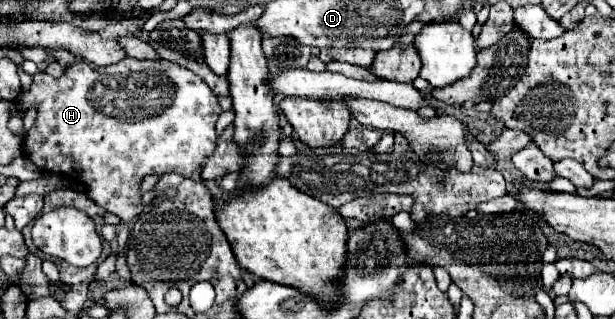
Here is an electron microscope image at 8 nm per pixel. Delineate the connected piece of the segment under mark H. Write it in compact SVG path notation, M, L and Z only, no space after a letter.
M123 58L111 66L91 66L89 62L75 62L65 68L61 78L45 72L33 76L31 90L19 94L21 108L37 108L37 120L27 132L23 144L25 156L43 172L67 174L87 186L87 196L107 212L117 214L121 220L131 220L143 212L139 182L147 174L177 172L191 178L201 170L207 156L213 154L217 132L215 122L221 106L213 90L191 70L177 66L169 60L137 60Z

